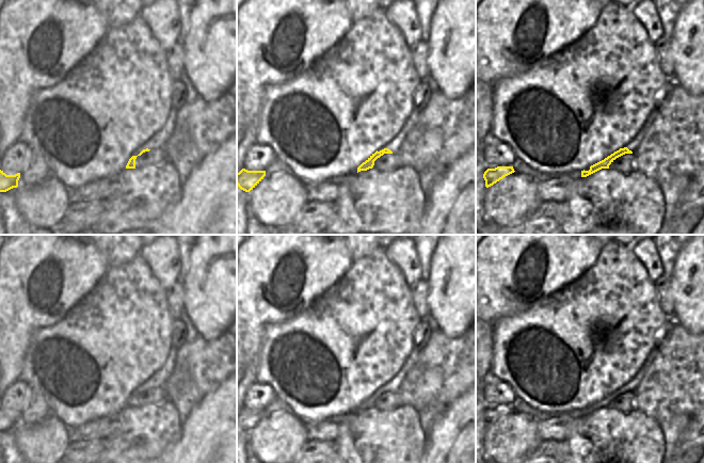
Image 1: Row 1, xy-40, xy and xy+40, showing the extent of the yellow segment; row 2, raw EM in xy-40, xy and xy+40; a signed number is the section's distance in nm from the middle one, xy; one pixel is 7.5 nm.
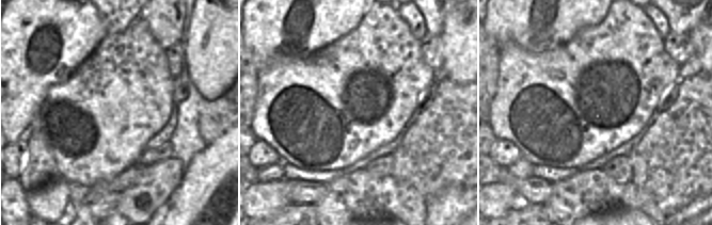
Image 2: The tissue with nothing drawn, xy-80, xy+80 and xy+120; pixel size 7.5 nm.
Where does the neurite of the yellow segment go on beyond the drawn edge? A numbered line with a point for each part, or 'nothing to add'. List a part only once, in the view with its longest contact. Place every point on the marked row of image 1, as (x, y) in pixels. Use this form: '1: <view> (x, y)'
nothing to add

